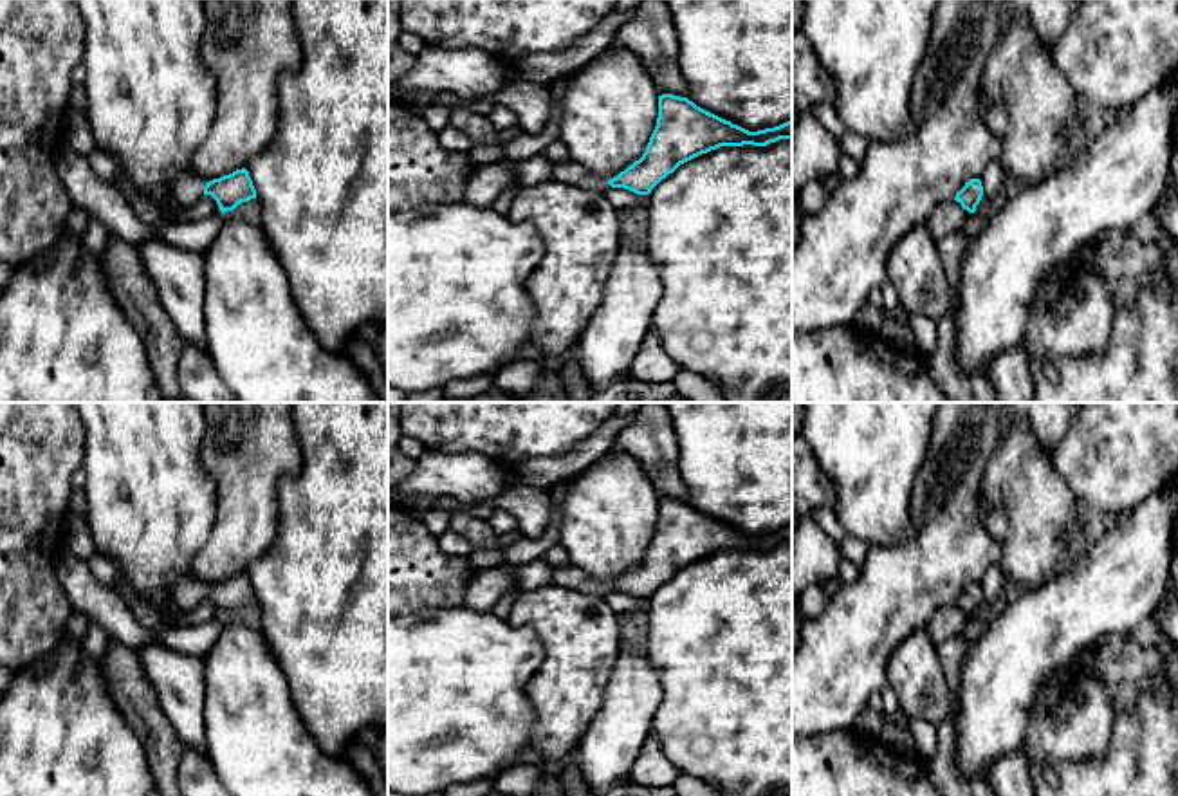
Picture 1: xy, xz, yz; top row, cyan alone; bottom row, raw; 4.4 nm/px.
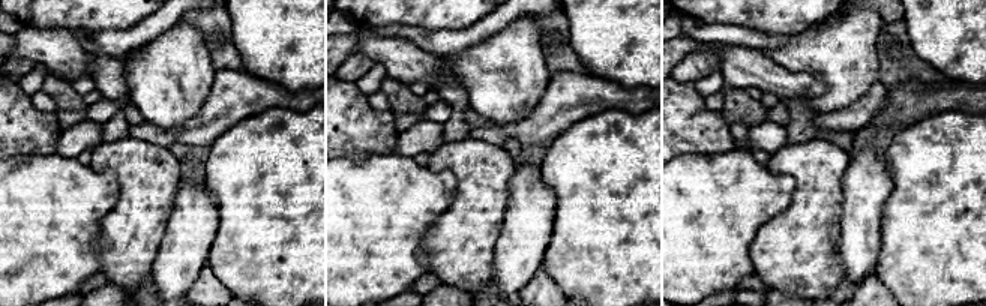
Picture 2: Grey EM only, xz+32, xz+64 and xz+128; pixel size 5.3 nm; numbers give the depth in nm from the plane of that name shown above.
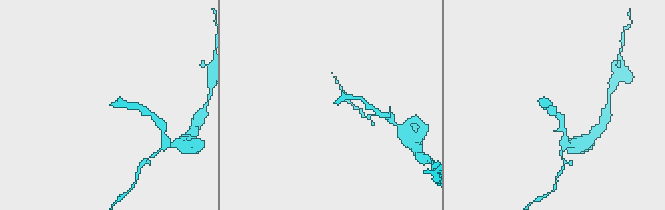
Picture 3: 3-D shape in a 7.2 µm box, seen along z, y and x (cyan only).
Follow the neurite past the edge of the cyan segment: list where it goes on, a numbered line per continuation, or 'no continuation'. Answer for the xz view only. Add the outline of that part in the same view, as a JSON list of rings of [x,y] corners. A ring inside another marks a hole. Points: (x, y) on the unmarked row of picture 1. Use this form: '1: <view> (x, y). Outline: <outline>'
1: xz (570, 576). Outline: [[[574,565],[554,569],[552,583],[557,587],[566,587],[566,588],[574,588],[574,590],[581,590],[584,594],[595,594],[595,596],[604,596],[606,592],[610,592],[608,585],[594,579],[584,570]]]

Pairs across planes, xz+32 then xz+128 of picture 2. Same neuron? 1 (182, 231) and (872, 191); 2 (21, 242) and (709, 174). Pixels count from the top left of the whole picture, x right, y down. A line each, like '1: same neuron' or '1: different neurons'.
1: same neuron
2: same neuron

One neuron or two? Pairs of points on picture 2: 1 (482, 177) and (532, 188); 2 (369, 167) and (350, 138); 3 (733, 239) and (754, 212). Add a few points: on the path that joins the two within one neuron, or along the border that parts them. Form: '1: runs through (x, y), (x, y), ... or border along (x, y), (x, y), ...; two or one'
1: border along (518, 164), (509, 183), (508, 207), (503, 218); two
2: border along (395, 150), (387, 153), (351, 153), (341, 158); two
3: runs through (733, 233), (748, 218); one

